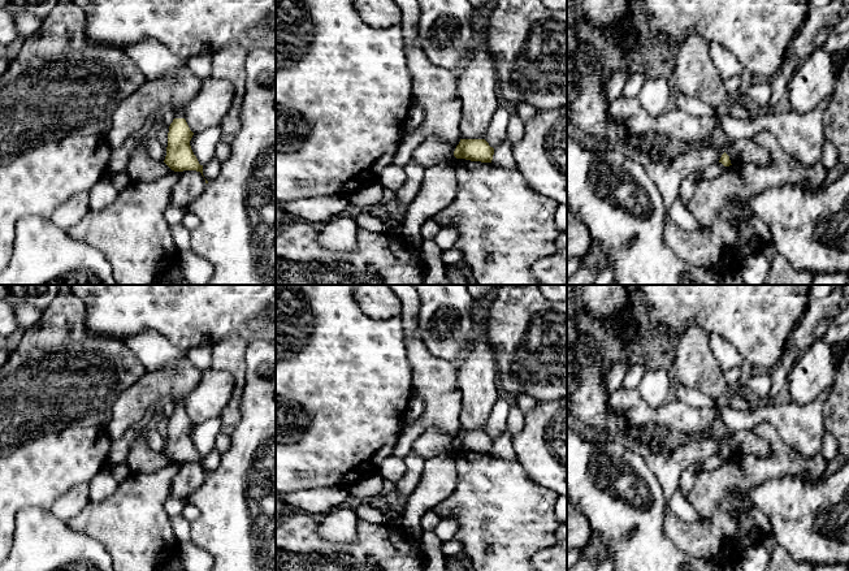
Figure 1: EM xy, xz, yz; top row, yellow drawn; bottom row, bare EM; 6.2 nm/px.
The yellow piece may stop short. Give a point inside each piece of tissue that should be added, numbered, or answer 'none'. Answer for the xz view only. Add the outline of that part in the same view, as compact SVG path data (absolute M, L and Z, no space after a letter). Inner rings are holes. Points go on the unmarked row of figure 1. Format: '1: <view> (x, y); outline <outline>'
none

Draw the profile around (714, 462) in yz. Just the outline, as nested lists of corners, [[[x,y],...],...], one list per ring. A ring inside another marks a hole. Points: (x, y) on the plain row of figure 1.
[[[718,453],[702,463],[702,470],[714,471],[719,468],[725,462],[725,459],[727,458],[724,458],[722,454]]]

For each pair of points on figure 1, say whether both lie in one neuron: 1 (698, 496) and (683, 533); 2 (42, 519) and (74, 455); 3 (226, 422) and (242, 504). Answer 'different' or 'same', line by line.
1: same
2: different
3: different

